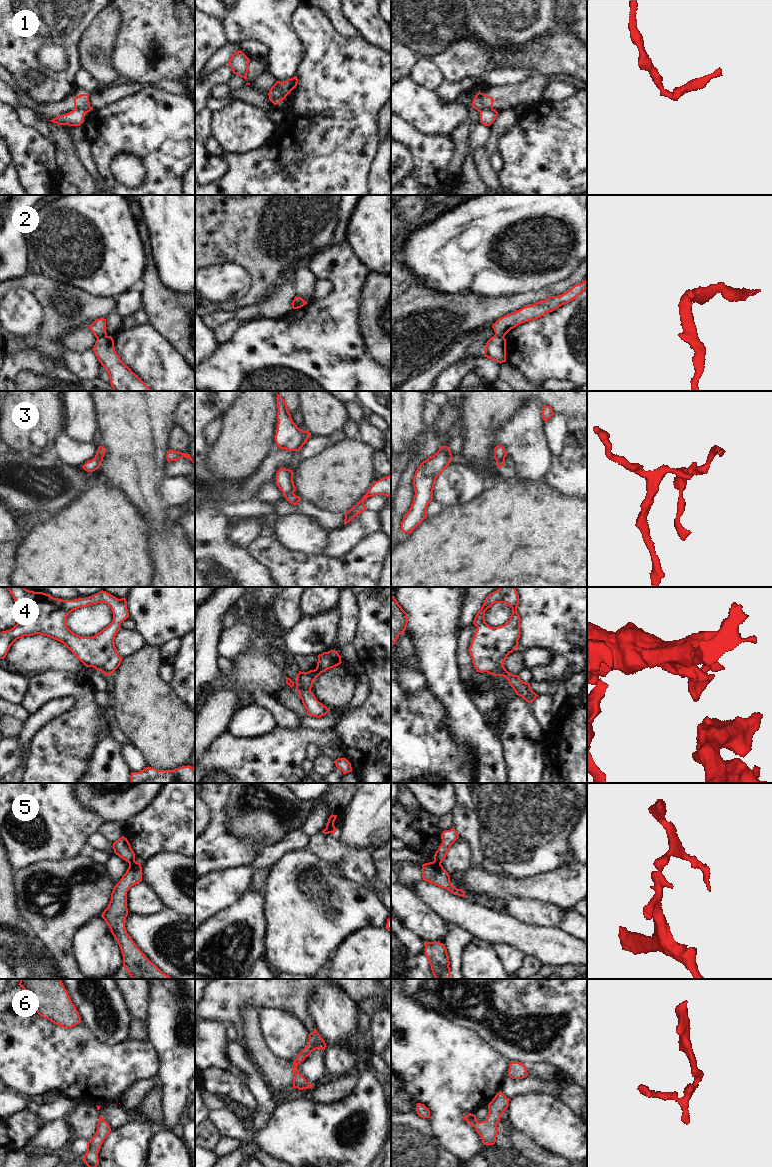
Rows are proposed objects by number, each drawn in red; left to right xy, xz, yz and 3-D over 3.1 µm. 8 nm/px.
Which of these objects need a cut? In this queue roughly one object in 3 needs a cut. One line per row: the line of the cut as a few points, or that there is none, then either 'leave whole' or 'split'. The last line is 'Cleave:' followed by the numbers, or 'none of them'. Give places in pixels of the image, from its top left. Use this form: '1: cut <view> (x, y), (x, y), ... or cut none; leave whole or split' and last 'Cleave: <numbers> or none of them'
1: cut xz (270, 89), (276, 92), (276, 96), (280, 100); split
2: cut xy (106, 334), (97, 338); split
3: cut none; leave whole
4: cut none; leave whole
5: cut xy (135, 861), (129, 865); split
6: cut none; leave whole
Cleave: 1, 2, 5

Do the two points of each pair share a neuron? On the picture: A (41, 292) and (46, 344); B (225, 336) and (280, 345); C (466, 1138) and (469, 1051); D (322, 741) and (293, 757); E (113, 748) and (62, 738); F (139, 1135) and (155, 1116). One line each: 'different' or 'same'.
A: same
B: different
C: same
D: same
E: different
F: different

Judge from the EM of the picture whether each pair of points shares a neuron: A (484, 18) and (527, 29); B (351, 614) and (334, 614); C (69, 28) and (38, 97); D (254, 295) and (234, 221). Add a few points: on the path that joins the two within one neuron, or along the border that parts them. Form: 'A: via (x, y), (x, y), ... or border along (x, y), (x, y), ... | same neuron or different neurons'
A: via (495, 18), (516, 18) | same neuron
B: border along (337, 605), (339, 620), (338, 632), (335, 637) | different neurons
C: via (70, 46), (72, 51), (72, 68), (56, 84) | same neuron
D: via (258, 277), (258, 245), (252, 239) | same neuron

